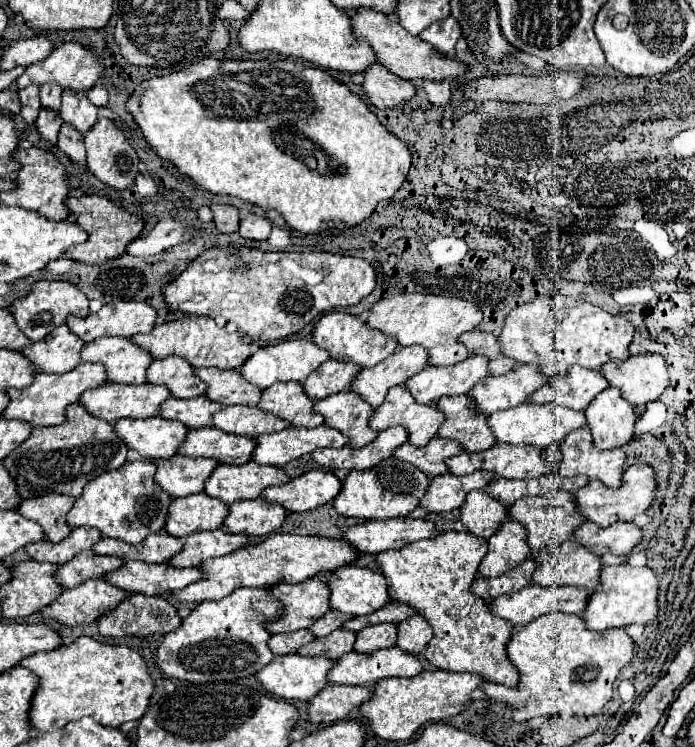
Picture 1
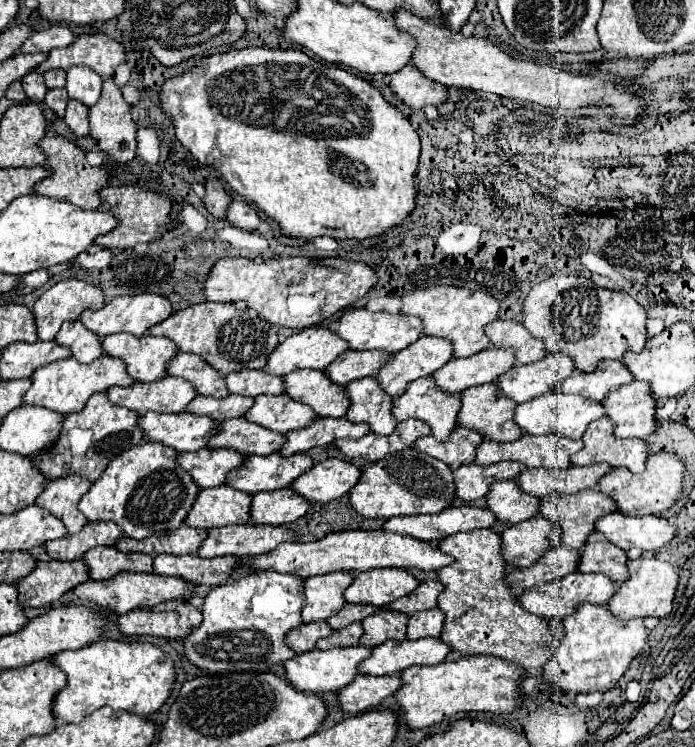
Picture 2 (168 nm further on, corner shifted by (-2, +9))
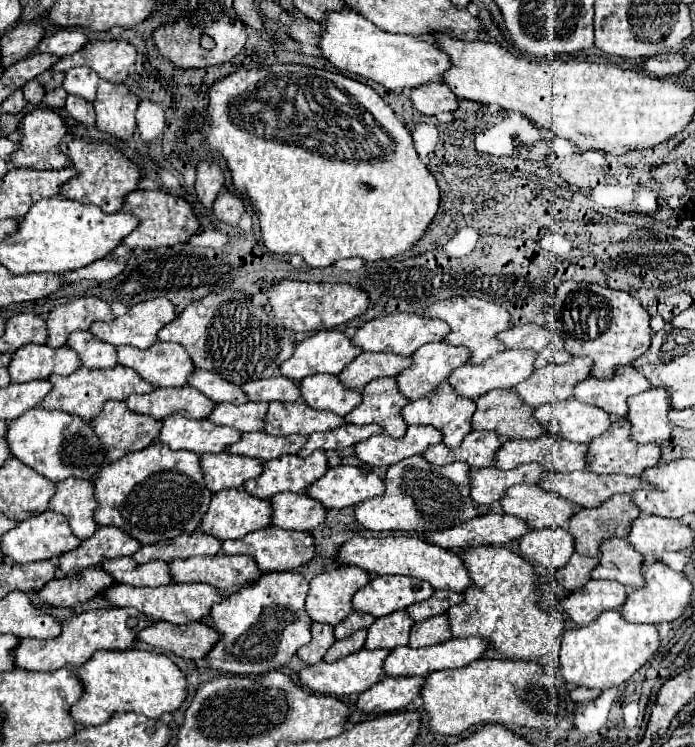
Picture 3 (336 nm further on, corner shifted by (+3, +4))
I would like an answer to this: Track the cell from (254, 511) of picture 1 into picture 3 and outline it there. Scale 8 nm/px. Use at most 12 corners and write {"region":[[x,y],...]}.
{"region":[[279,492],[271,524],[313,530],[325,508],[305,492]]}

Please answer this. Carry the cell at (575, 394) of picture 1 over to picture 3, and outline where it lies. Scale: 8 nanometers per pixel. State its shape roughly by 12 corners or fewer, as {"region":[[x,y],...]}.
{"region":[[619,366],[607,380],[593,376],[573,388],[573,398],[625,416],[627,396],[645,392],[647,378]]}

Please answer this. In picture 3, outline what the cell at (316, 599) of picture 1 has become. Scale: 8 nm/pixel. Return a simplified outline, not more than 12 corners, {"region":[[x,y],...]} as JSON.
{"region":[[335,568],[311,580],[305,614],[335,626],[353,594],[369,582],[359,568]]}

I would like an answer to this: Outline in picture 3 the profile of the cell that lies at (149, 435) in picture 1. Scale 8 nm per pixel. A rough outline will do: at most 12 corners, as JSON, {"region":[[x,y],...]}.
{"region":[[169,414],[157,440],[171,450],[223,452],[241,432]]}

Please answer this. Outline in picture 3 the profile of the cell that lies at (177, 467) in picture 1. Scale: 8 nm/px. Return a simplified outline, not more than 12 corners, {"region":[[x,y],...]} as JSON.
{"region":[[227,452],[201,454],[211,492],[239,488],[261,474],[259,460]]}

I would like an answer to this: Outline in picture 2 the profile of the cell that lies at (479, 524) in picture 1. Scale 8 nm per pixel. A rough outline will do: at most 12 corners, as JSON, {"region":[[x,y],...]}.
{"region":[[498,481],[488,509],[508,527],[540,515],[540,497]]}

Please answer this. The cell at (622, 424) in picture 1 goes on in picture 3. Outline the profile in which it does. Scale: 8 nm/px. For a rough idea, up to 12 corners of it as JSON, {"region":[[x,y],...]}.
{"region":[[649,388],[627,398],[631,440],[669,438],[669,394]]}

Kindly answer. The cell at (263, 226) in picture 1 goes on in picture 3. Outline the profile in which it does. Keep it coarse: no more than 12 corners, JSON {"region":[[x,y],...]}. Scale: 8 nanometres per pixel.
{"region":[[221,192],[213,212],[221,222],[239,226],[245,206],[237,194]]}

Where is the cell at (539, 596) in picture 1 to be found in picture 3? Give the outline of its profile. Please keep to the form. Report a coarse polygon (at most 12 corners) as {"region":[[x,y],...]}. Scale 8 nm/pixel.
{"region":[[589,580],[569,592],[559,608],[577,626],[601,610],[619,610],[625,586]]}

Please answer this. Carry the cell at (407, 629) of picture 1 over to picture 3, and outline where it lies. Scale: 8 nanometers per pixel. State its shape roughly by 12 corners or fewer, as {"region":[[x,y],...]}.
{"region":[[447,616],[415,622],[411,648],[441,644],[451,638]]}

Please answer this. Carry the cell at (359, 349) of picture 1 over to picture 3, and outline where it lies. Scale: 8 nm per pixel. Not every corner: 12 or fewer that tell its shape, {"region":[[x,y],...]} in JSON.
{"region":[[419,314],[365,322],[351,342],[369,352],[411,356],[441,342],[449,326]]}

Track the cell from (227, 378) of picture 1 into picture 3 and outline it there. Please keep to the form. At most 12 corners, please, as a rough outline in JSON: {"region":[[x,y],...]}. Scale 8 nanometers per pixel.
{"region":[[271,376],[241,386],[251,402],[297,402],[297,384]]}

